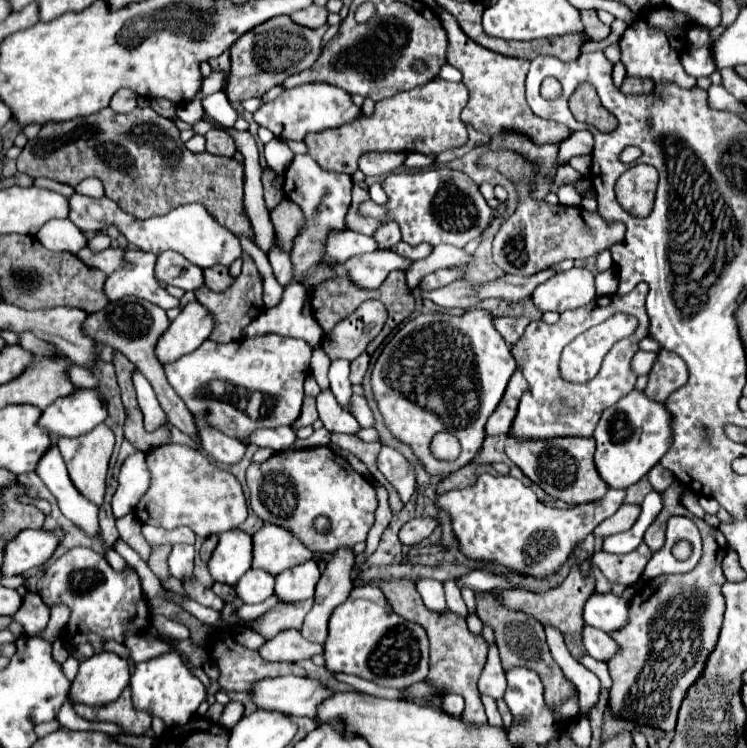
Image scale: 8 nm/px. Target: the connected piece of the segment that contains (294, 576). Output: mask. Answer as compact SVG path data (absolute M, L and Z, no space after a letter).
M308 560L276 576L276 596L282 604L294 604L300 600L308 600L314 596L318 580L320 580L318 562Z

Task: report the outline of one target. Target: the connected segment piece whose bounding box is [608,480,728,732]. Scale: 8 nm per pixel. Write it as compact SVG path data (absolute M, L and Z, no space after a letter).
M676 480L668 490L662 492L664 508L646 530L644 542L652 552L656 552L664 544L666 520L674 514L680 514L692 518L700 528L700 534L704 538L704 554L692 572L658 576L636 592L630 602L628 628L624 628L624 632L612 634L612 638L622 644L624 652L608 662L612 676L608 706L612 716L628 718L638 726L650 726L664 732L676 728L678 710L686 692L704 674L706 662L716 648L724 614L724 596L720 588L726 578L722 574L720 562L728 546L718 528L710 528L704 520L696 518L680 504L680 494L684 490L686 486Z

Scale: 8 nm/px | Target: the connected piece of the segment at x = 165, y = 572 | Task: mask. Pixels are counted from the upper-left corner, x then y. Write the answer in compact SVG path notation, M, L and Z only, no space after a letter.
M164 546L164 548L156 548L156 550L152 550L152 554L150 554L150 560L148 560L148 566L152 568L152 572L164 582L164 580L168 580L170 578L170 570L168 570L168 562L166 562L166 558L168 558L168 554L170 554L170 546Z

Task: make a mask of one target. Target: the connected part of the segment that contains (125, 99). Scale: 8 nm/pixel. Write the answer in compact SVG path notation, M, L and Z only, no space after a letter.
M126 88L118 90L110 100L110 108L114 112L120 112L120 114L134 110L136 108L136 94L132 90L126 90Z

